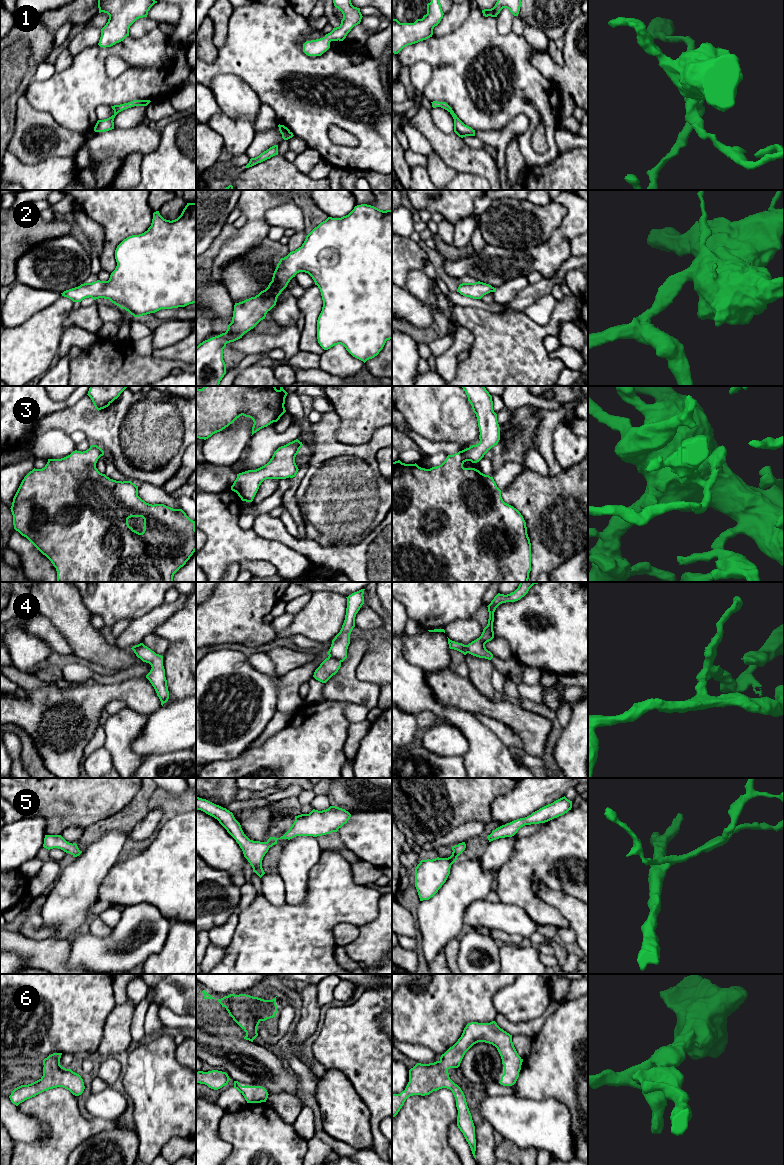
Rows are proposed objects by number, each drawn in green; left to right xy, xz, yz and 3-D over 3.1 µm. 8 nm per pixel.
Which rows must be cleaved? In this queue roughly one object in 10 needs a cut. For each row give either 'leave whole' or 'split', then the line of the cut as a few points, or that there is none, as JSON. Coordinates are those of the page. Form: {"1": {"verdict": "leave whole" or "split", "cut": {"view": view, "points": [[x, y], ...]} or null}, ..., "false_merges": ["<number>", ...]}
{"1": {"verdict": "leave whole", "cut": null}, "2": {"verdict": "leave whole", "cut": null}, "3": {"verdict": "leave whole", "cut": null}, "4": {"verdict": "split", "cut": {"view": "xz", "points": [[329, 655], [341, 661]]}}, "5": {"verdict": "leave whole", "cut": null}, "6": {"verdict": "leave whole", "cut": null}, "false_merges": ["4"]}

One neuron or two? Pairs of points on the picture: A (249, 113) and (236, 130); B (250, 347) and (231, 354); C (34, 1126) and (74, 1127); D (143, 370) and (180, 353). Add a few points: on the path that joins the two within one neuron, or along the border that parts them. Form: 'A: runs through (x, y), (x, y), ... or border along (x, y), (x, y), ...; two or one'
A: border along (222, 111), (235, 118), (245, 116), (253, 126); two
B: border along (226, 345), (237, 351); two
C: border along (22, 1111), (34, 1116), (40, 1122), (39, 1141); two
D: border along (151, 355), (180, 360), (185, 363); two

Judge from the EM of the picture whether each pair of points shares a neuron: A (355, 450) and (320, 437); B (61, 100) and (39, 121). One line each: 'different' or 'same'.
A: same
B: different

